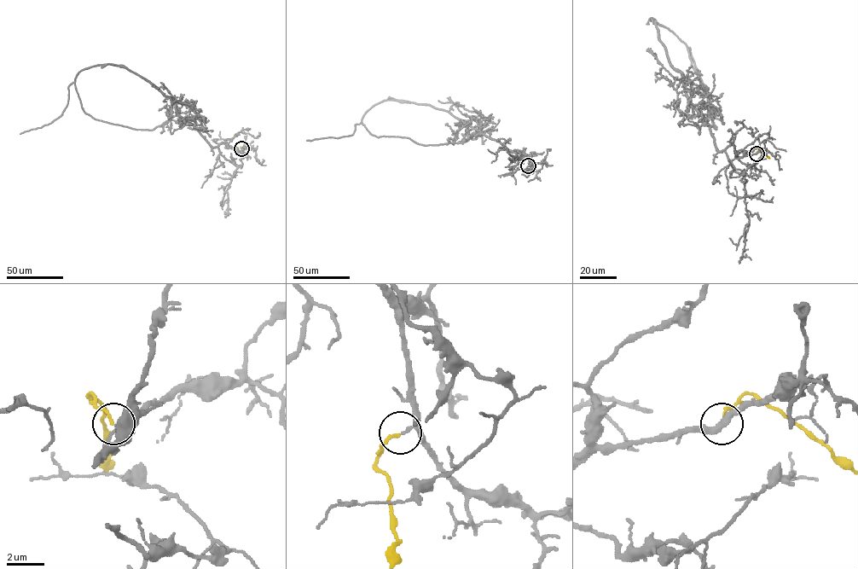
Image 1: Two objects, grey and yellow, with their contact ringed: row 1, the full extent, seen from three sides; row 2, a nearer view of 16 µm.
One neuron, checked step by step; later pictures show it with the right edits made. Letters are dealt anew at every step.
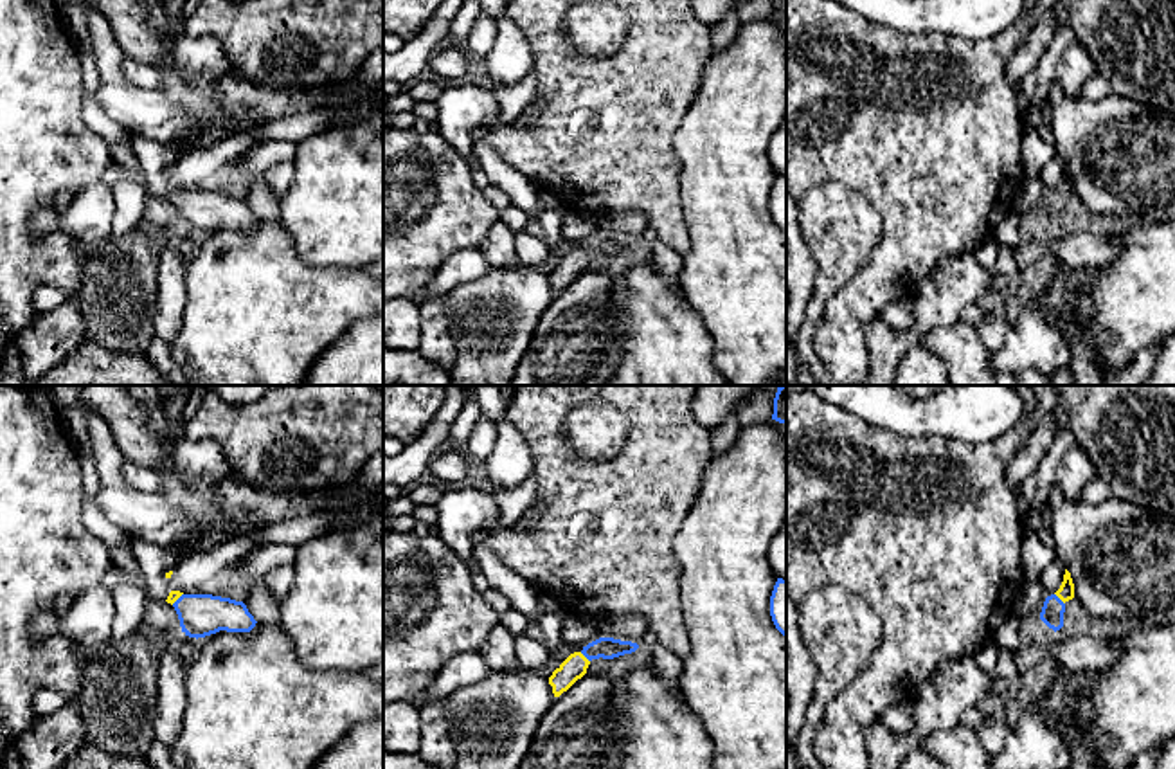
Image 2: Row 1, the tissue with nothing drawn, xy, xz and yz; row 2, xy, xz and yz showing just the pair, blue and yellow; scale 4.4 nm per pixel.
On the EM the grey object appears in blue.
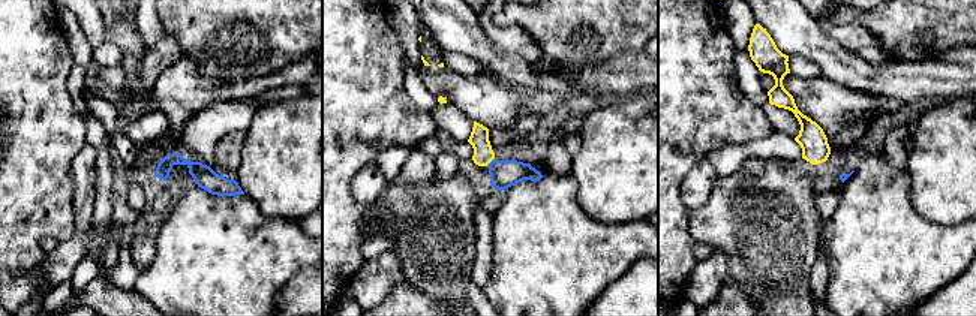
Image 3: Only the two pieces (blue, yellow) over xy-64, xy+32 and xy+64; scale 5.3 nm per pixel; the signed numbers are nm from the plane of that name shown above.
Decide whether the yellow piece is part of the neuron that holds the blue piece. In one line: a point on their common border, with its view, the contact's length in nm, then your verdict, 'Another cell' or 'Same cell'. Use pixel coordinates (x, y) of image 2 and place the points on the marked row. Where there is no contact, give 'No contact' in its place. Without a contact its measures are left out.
Touches blue at yz (1058, 598). Shared border 70 nm. Same cell

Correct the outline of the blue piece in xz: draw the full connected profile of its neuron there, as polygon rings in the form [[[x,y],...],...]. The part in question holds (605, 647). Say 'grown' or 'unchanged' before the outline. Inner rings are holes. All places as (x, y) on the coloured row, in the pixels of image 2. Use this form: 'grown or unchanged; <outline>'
grown; [[[599,638],[581,652],[570,654],[549,677],[549,684],[552,686],[554,697],[560,697],[567,692],[578,679],[587,674],[587,668],[592,659],[614,659],[624,654],[632,654],[639,648],[637,643],[621,641],[614,638]]]

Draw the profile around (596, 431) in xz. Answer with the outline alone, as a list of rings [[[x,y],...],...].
[[[585,403],[570,412],[563,423],[572,450],[590,461],[617,456],[628,438],[628,420],[610,403]]]

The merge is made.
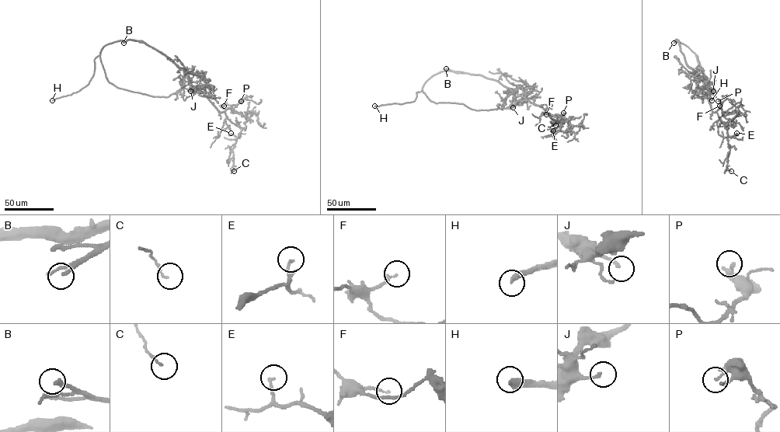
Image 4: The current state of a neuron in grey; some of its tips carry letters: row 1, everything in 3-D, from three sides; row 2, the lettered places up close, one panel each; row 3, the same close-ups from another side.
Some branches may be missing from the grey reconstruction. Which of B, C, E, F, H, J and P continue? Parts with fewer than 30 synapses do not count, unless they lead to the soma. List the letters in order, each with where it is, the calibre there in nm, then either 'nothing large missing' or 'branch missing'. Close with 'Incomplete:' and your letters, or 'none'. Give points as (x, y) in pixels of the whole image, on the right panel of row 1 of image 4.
B: at (673, 43); 200 nm thick; branch missing
C: at (731, 171); 110 nm thick; nothing large missing
E: at (736, 133); 140 nm thick; nothing large missing
F: at (719, 106); 140 nm thick; nothing large missing
H: at (712, 100); 360 nm thick; branch missing
J: at (713, 91); 150 nm thick; nothing large missing
P: at (718, 101); 200 nm thick; nothing large missing
Incomplete: B, H

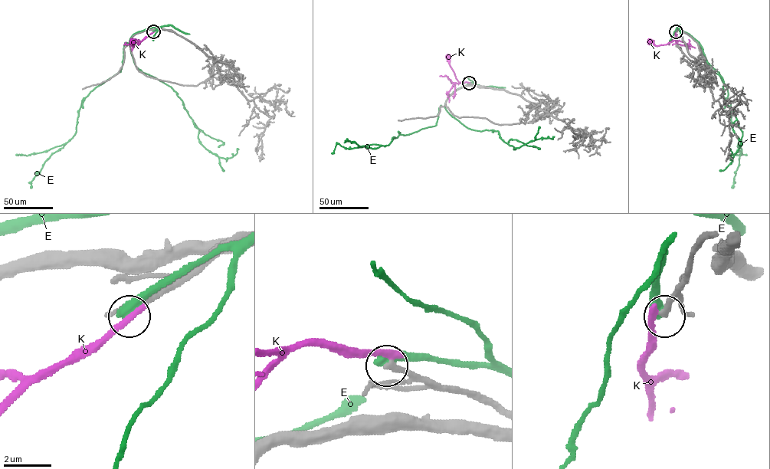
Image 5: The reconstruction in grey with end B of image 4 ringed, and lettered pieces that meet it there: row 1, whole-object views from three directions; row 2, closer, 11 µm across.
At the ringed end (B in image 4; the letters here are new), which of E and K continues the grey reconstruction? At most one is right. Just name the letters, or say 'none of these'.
none of these

